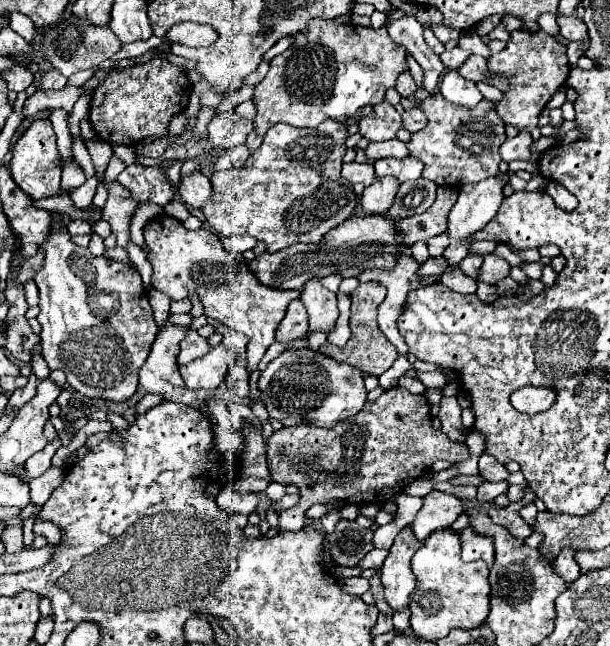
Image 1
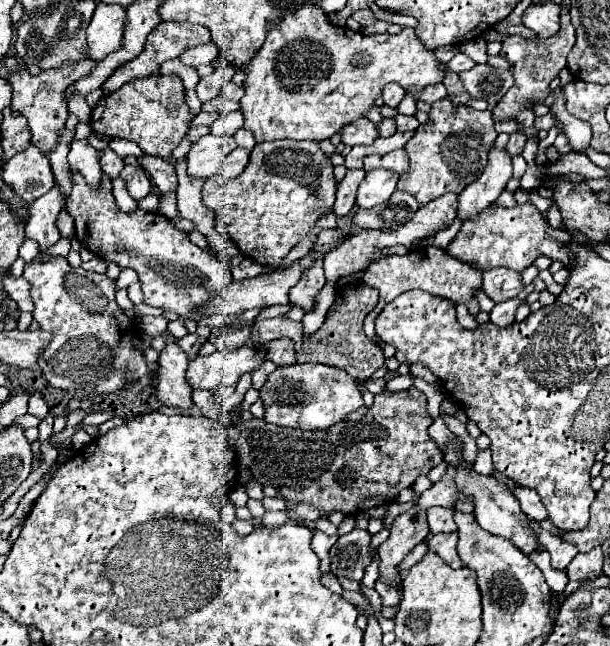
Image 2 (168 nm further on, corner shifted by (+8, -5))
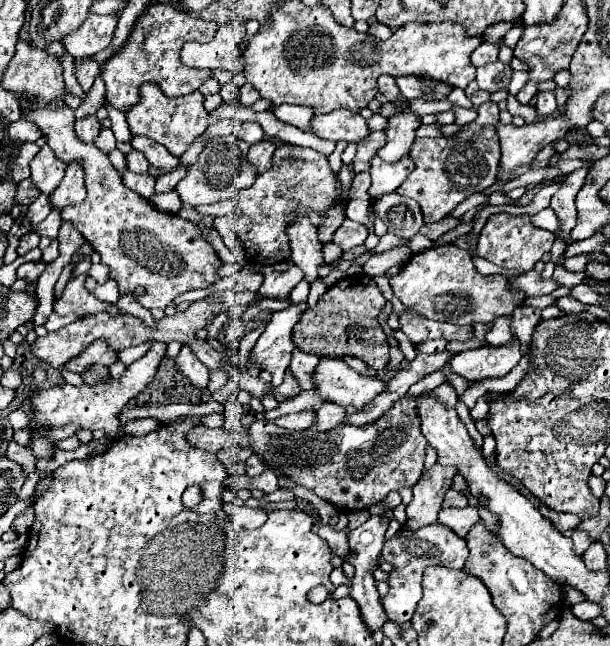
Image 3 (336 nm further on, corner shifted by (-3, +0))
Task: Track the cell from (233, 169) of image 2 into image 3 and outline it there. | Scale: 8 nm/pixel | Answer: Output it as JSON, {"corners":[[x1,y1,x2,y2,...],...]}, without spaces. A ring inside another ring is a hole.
{"corners":[[264,139,264,141,260,141,260,143,254,143,254,145,250,147,248,159,254,163,254,167,258,169,258,173,266,171,266,169,272,165,272,155,274,155,276,147,278,147,278,145,276,145,274,141,268,141,268,139]]}

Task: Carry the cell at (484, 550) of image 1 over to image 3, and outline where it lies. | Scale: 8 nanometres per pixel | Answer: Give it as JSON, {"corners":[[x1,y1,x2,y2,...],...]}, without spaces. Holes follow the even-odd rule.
{"corners":[[432,523,428,527,420,527,416,531,408,531,408,525,402,525,402,529,384,543,384,549,380,551,378,563,386,561,394,569,388,577,390,591,380,597,380,603,386,611,386,617,390,621,396,621,402,625,404,621,410,621,414,615,414,609,420,601,420,579,428,565,442,565,448,569,462,569,464,561,468,557,468,549,464,539,460,539,454,531,448,531,448,527,440,523]]}

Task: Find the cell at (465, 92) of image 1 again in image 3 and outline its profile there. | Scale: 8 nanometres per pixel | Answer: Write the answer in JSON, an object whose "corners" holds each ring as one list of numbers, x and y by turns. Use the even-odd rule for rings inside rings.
{"corners":[[400,75,400,77,396,77,396,85,400,87,402,97,408,99,408,101,420,99,420,97,430,89,424,81,420,81,420,79,414,77,414,75]]}

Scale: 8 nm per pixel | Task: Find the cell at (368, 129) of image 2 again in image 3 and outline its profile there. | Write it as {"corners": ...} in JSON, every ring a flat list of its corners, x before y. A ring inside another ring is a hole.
{"corners":[[336,109,332,113,314,115,310,119,310,131,320,139,346,143,358,143,370,133,366,119,348,109]]}

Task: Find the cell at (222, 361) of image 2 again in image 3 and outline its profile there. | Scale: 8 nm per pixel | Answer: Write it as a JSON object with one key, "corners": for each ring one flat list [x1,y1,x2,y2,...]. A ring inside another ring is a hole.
{"corners":[[308,303,290,305,288,309,274,313,266,331,260,335,252,349,258,367,262,371,272,373,274,387,278,387,284,381,284,373,292,359,292,351,296,349,292,341,292,329,300,321,300,315,304,311,308,311]]}

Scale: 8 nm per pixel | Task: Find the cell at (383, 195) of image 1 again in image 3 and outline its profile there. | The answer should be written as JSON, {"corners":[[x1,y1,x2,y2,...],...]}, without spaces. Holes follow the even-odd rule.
{"corners":[[374,157,370,161,370,175,372,175,372,185,370,185,370,195,372,197,382,197,386,193,394,193,400,183,410,175,414,163,410,157,404,157,396,163,386,163,380,157]]}

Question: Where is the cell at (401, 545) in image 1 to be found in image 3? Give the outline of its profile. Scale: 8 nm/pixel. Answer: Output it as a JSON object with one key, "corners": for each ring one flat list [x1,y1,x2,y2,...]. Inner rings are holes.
{"corners":[[434,463,430,469,424,471,420,483,412,487,414,499,406,509,410,529,418,529,422,525,438,521,444,495,452,485,454,475,456,475,456,467,440,467,438,463]]}

